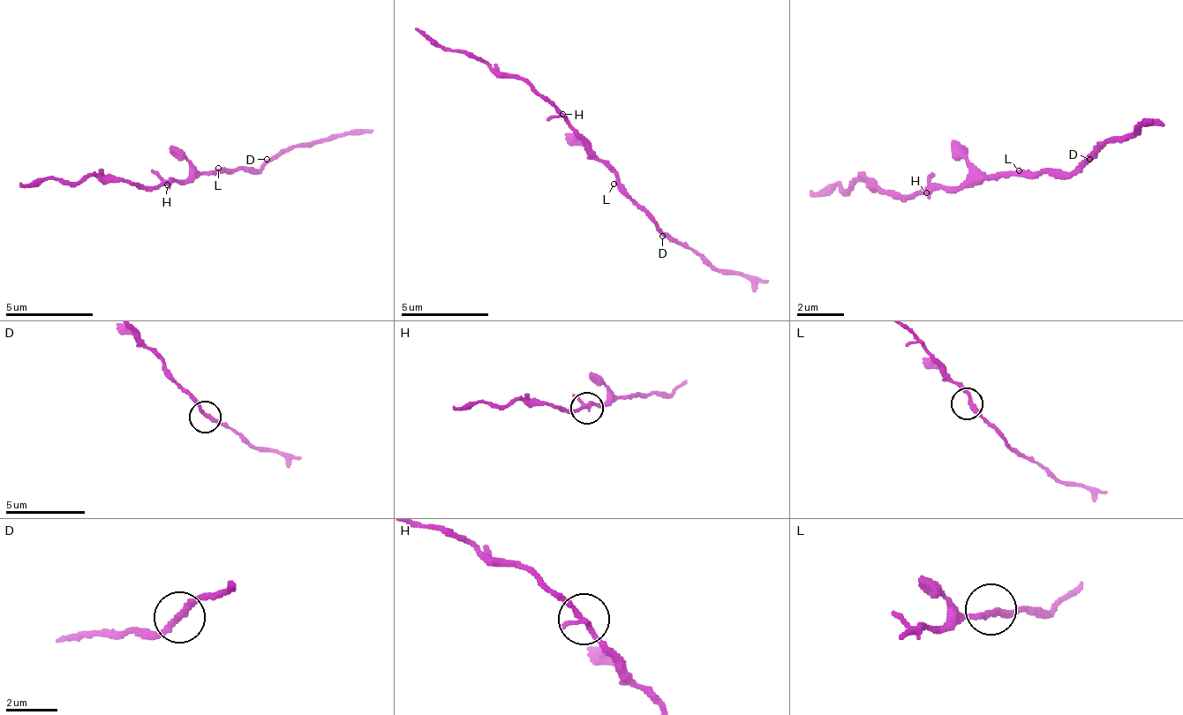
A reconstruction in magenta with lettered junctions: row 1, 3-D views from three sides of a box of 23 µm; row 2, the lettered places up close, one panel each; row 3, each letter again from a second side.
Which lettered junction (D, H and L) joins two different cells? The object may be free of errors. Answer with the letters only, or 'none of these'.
none of these

